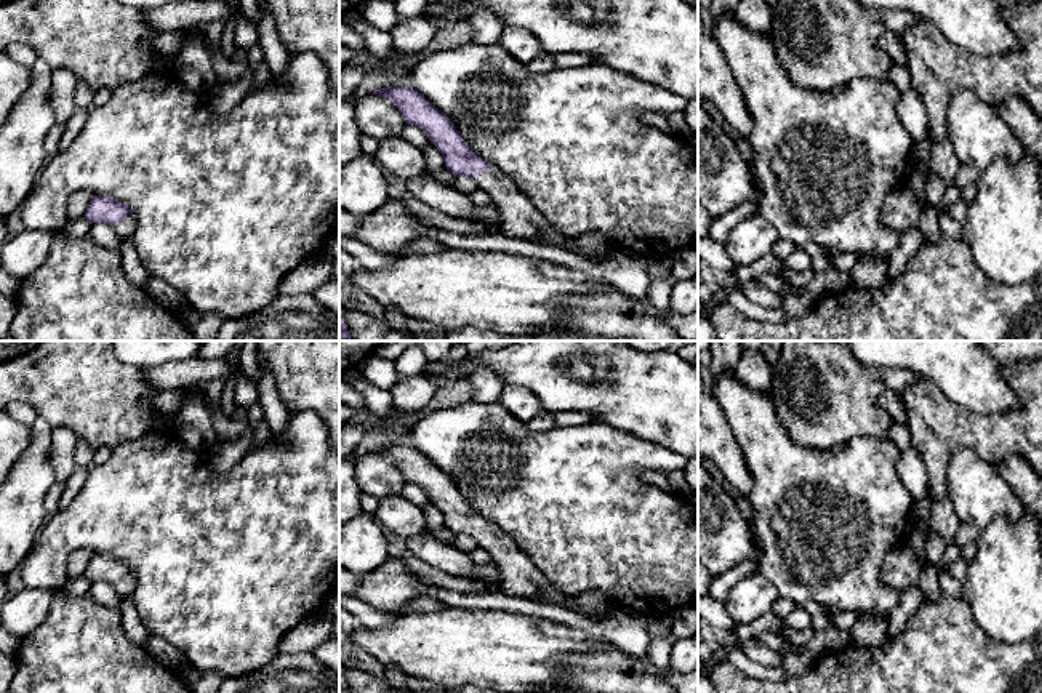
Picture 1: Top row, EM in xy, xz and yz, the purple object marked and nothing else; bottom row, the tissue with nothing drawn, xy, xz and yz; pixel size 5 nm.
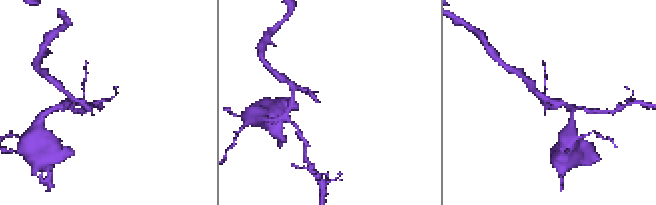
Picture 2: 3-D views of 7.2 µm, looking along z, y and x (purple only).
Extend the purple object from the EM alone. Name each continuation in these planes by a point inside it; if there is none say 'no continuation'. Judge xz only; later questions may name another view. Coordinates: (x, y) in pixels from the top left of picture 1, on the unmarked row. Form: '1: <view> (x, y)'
1: xz (519, 576)

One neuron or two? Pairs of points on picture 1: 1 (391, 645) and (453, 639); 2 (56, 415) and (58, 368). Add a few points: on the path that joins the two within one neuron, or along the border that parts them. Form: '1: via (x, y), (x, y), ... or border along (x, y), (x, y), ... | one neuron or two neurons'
1: via (407, 644), (437, 642) | one neuron
2: via (61, 404), (61, 380) | one neuron

